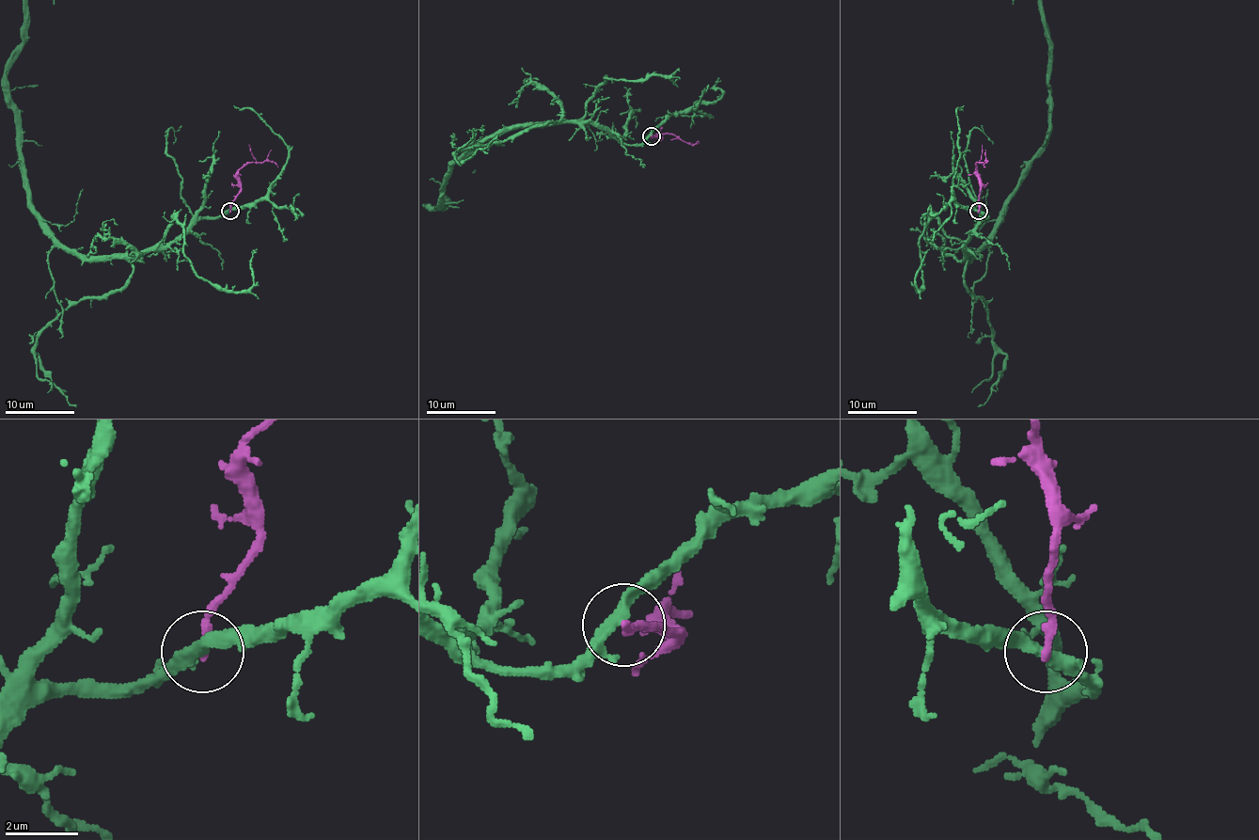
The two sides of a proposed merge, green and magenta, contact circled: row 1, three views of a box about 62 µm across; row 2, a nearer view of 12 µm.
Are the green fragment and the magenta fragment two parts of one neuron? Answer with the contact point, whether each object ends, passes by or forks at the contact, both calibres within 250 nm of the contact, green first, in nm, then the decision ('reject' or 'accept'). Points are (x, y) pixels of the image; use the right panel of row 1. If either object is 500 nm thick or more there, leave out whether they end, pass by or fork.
place (978, 211); green passes by; magenta ends; calibres 300 and 240 nm; reject

